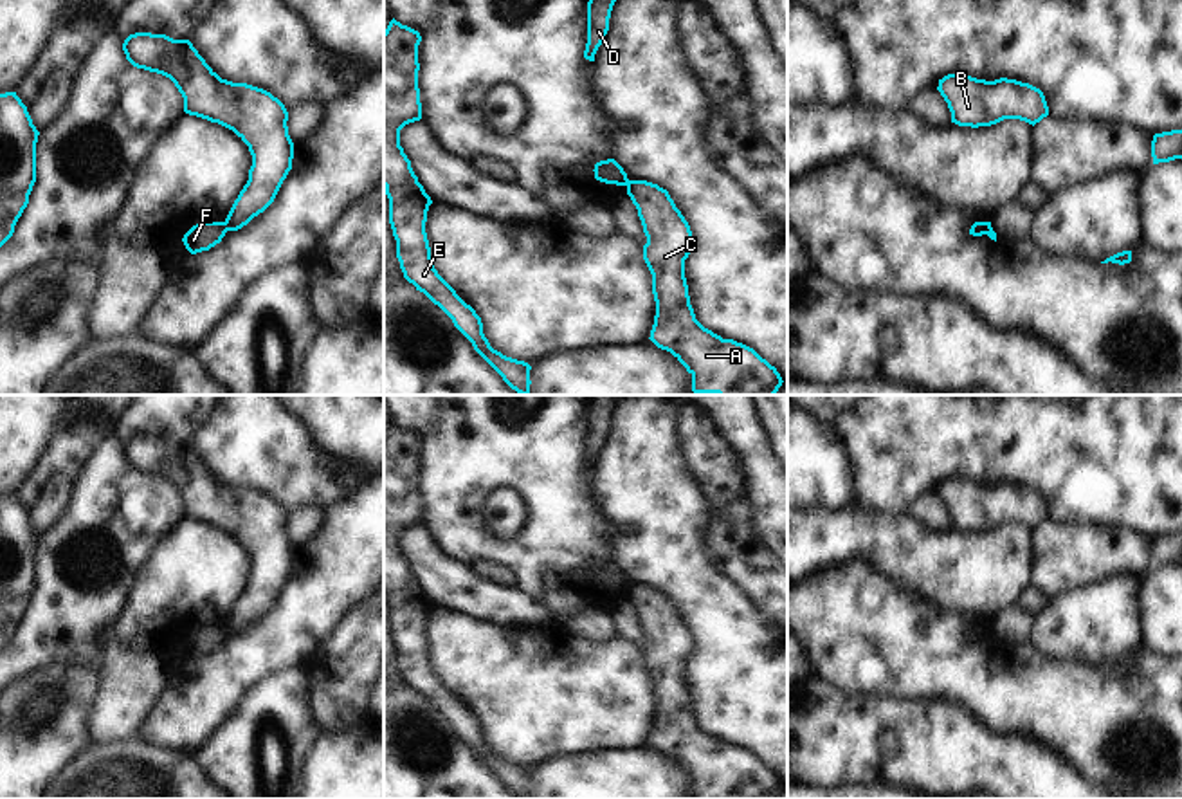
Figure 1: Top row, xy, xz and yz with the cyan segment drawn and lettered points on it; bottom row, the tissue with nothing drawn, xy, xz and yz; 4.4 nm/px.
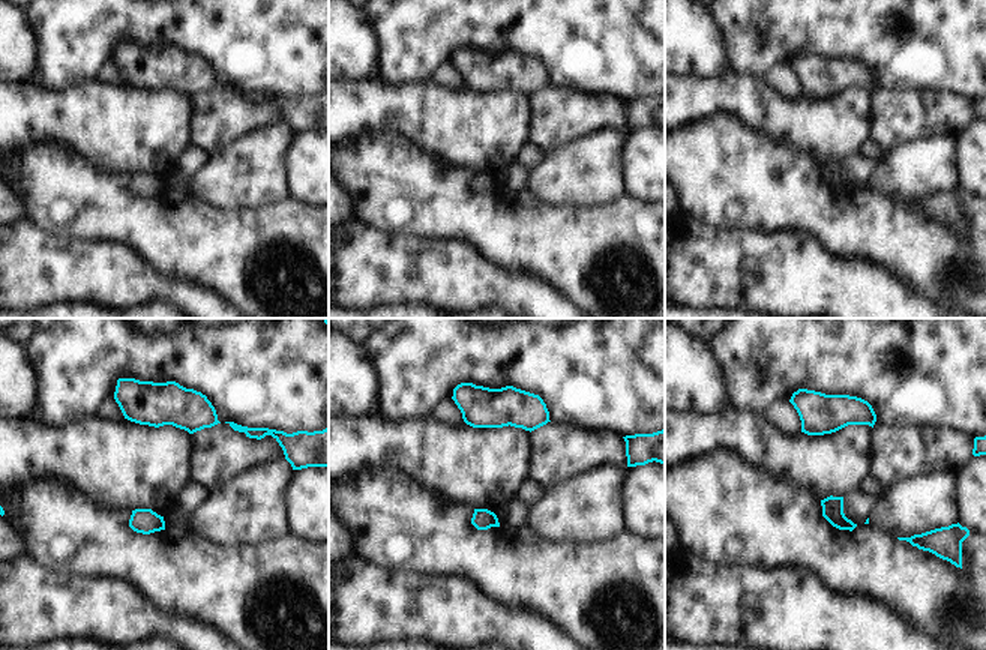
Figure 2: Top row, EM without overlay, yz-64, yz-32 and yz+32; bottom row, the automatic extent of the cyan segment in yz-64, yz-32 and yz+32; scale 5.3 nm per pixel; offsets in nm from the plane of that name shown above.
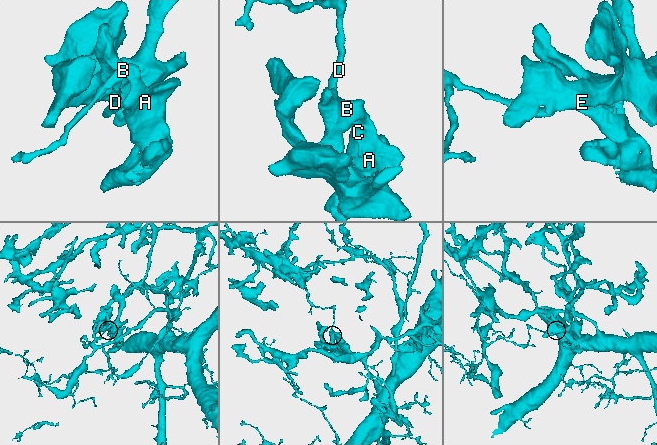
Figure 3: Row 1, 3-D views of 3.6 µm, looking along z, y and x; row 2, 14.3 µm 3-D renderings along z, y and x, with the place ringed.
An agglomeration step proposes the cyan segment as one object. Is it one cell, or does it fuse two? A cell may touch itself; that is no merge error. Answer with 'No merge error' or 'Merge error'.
Merge error.

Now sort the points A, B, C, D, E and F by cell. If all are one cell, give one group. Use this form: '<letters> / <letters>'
A B C E / D F

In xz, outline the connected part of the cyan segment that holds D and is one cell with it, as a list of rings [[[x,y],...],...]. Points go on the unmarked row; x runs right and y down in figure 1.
[[[591,395],[587,406],[587,447],[584,462],[595,465],[595,458],[609,435],[609,422],[616,406],[616,395]]]

